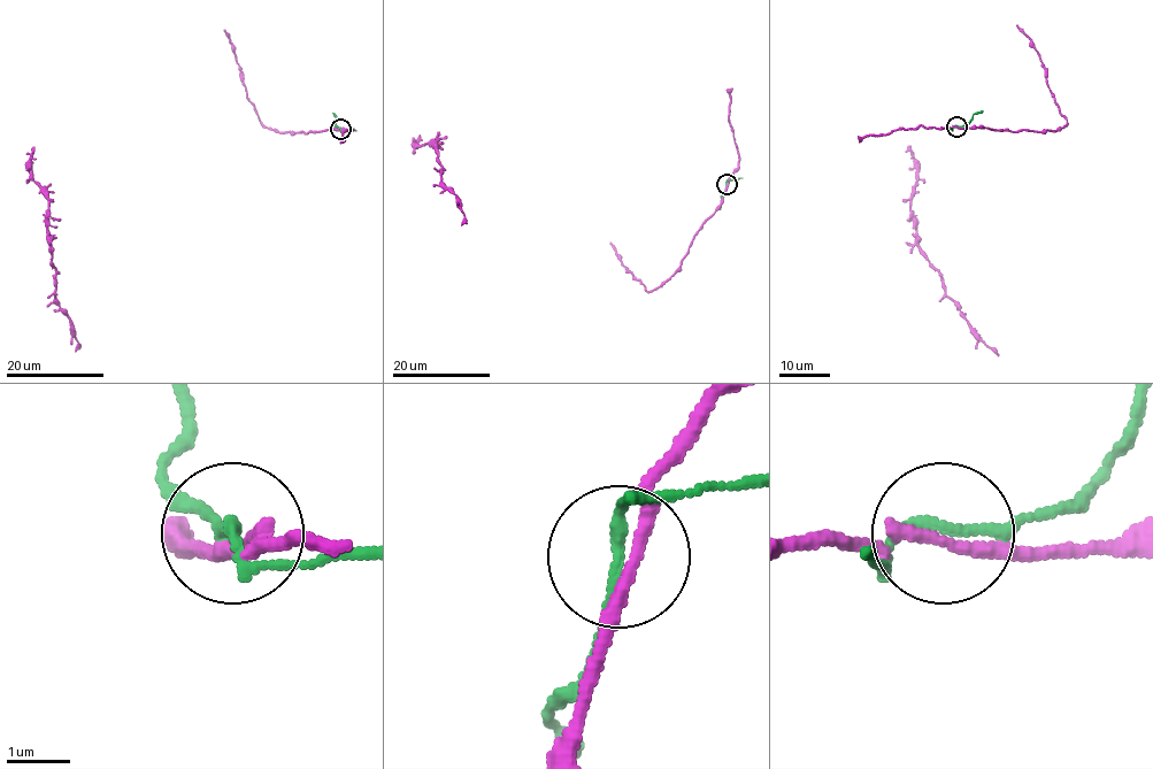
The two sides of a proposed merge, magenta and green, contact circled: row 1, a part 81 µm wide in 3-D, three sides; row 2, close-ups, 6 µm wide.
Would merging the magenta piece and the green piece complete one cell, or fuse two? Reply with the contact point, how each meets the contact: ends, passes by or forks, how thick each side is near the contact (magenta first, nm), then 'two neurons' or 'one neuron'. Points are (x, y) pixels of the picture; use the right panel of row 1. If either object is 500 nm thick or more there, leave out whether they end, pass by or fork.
at (957, 127); magenta passes by; green passes by; 180 nm thick on the magenta side, 170 nm on the other; two neurons

